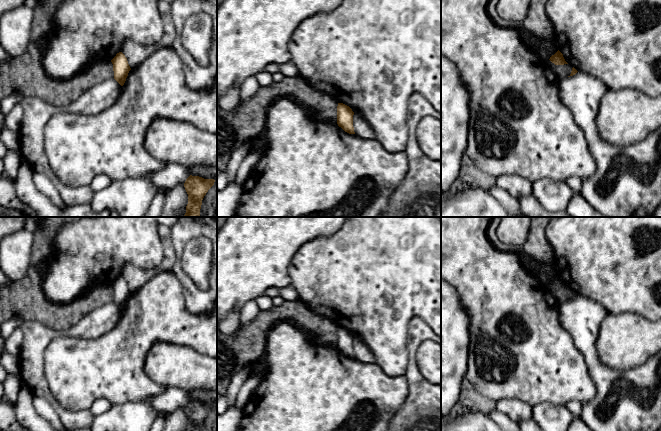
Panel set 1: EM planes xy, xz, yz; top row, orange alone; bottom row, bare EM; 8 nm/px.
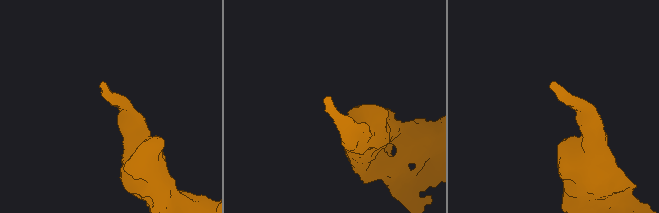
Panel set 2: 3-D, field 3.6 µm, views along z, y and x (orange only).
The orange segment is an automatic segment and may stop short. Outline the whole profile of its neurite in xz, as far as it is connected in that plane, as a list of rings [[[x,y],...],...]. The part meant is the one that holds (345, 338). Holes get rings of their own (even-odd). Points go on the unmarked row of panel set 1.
[[[338,327],[337,348],[339,351],[341,351],[345,356],[349,358],[355,358],[353,351],[353,339],[354,336],[349,330],[343,327]]]

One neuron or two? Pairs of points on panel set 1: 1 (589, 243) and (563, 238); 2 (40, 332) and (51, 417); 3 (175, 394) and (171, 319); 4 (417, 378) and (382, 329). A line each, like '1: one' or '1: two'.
1: one
2: two
3: two
4: two

